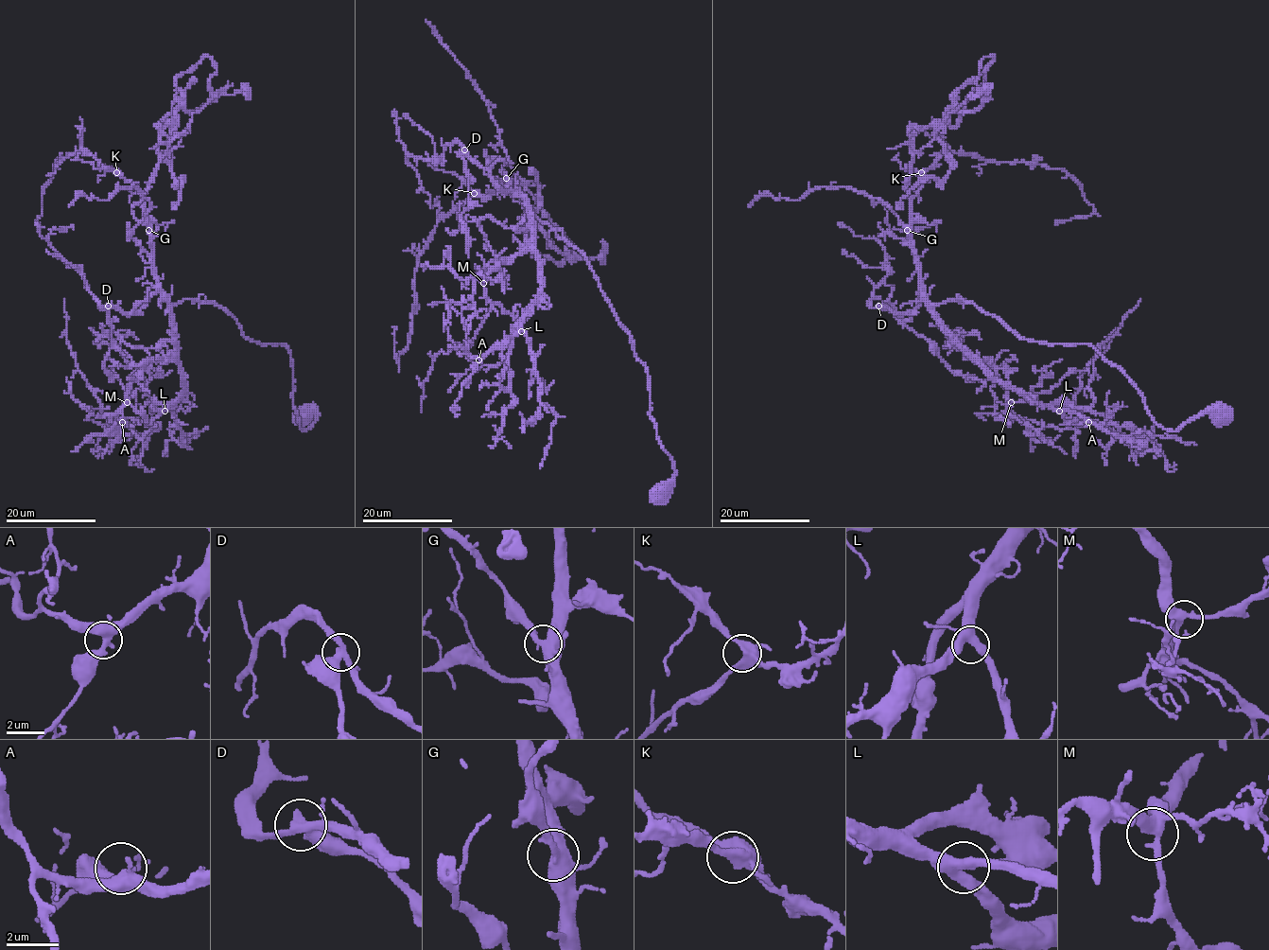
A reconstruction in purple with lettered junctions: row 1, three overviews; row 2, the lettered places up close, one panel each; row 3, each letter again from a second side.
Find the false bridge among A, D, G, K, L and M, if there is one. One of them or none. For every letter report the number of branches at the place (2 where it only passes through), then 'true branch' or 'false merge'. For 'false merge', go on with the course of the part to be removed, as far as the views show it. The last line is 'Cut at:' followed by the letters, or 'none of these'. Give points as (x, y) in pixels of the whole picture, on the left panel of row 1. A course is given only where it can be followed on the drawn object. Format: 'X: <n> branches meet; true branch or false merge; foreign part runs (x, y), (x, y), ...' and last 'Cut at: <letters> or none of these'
A: 4 branches meet; true branch
D: 4 branches meet; false merge; foreign part runs (108, 306), (112, 346), (104, 368), (112, 378)
G: 4 branches meet; true branch
K: 4 branches meet; true branch
L: 4 branches meet; true branch
M: 4 branches meet; true branch
Cut at: D

